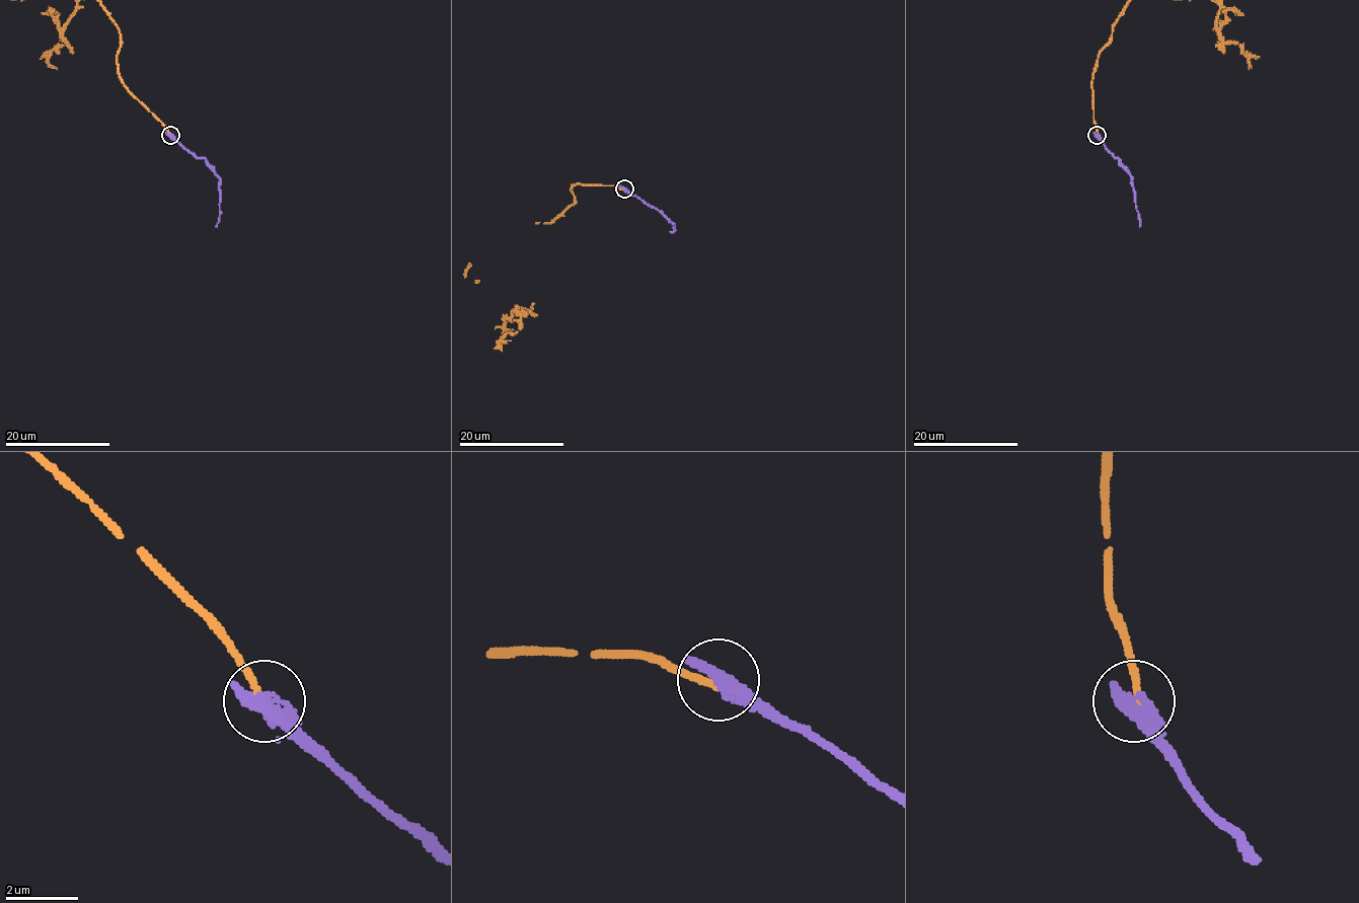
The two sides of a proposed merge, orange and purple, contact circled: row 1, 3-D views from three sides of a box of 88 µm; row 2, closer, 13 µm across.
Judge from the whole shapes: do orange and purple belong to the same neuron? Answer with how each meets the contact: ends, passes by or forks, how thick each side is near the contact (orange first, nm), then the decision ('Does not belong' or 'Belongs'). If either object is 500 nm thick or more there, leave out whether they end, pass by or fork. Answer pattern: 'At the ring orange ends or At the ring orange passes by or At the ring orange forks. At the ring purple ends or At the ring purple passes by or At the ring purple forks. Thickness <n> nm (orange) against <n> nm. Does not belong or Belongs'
Thickness 200 nm (orange) against 500 nm. Does not belong

